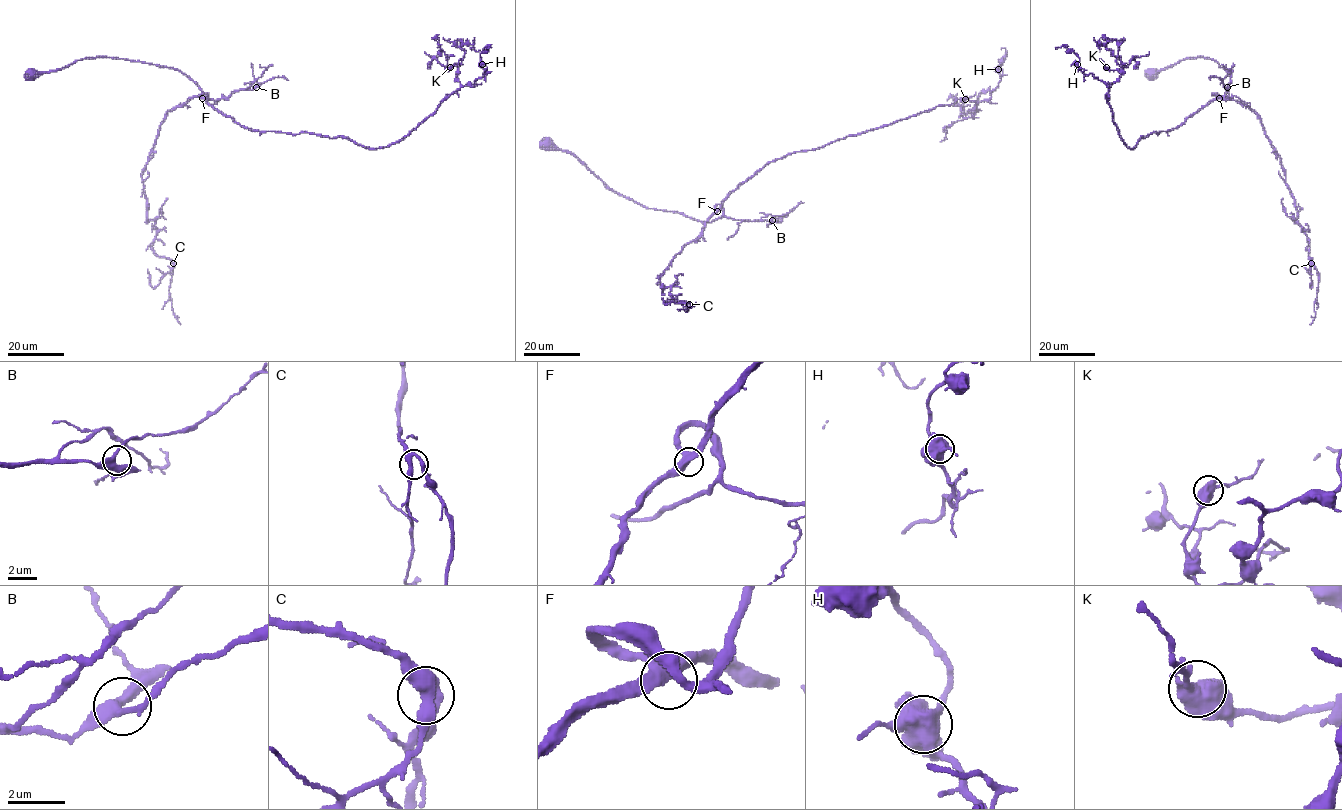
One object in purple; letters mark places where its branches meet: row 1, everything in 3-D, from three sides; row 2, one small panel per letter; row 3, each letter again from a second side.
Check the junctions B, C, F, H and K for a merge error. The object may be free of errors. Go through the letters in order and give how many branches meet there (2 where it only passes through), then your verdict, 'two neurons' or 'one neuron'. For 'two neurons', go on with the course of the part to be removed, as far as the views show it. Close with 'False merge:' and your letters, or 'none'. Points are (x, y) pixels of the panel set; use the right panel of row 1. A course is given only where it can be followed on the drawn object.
B: 3 | one neuron
C: 3 | one neuron
F: 3 | one neuron
H: 3 | one neuron
K: 2 | one neuron
False merge: none

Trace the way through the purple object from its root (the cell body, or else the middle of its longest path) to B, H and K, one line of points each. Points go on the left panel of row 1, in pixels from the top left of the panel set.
B: (32, 74), (59, 70), (85, 58), (109, 57), (176, 69), (214, 100), (256, 87)
H: (32, 74), (97, 57), (150, 62), (185, 73), (210, 105), (251, 130), (379, 148), (485, 75), (482, 64)
K: (32, 74), (97, 57), (150, 62), (185, 73), (251, 130), (379, 148), (460, 87), (450, 67)

